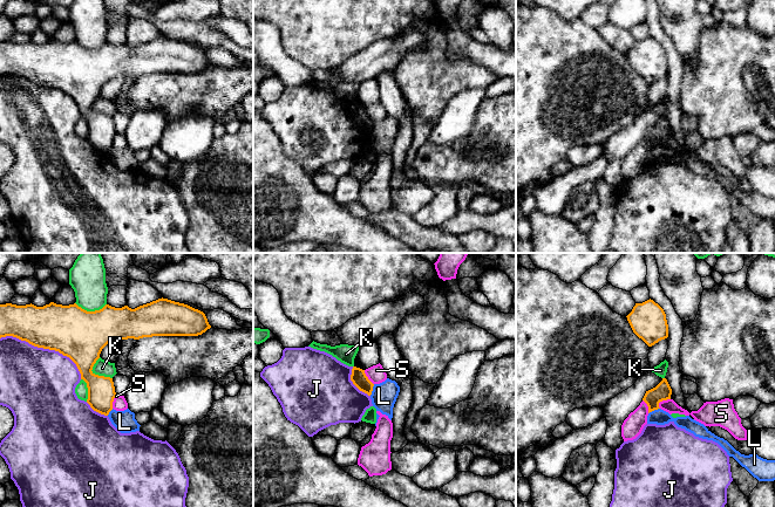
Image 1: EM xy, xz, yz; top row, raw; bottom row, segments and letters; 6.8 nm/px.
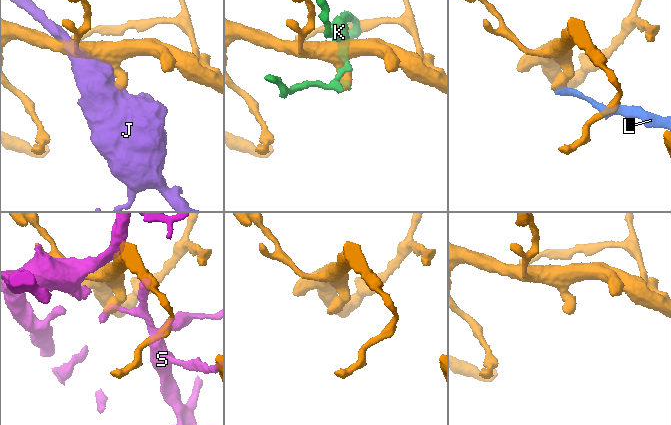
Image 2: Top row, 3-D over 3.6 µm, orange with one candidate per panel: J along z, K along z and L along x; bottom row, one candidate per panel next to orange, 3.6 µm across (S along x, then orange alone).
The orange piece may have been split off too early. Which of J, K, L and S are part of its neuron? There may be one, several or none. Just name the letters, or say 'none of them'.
none of them

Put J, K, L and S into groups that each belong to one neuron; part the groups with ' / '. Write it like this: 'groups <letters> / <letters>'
groups J / K / L / S

